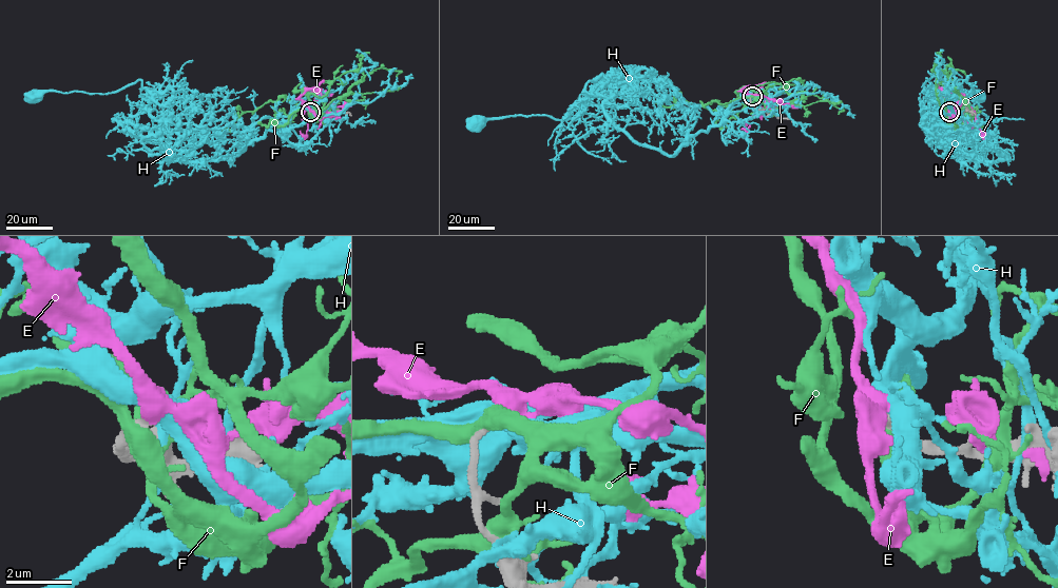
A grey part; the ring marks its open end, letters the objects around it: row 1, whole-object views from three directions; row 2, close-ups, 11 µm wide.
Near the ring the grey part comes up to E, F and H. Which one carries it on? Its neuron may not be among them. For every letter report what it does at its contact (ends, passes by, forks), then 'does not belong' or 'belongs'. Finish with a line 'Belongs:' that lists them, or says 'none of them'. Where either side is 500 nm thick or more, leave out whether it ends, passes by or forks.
E: it passes by | belongs
F: it passes by | does not belong
H: does not belong
Belongs: E

